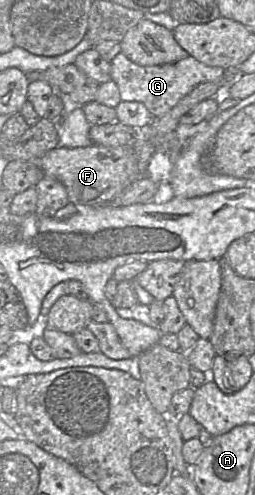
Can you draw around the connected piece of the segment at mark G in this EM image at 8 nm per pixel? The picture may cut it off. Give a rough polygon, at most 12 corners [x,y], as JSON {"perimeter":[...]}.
{"perimeter":[[122,52],[111,60],[121,100],[166,114],[222,67],[191,55],[140,66]]}

